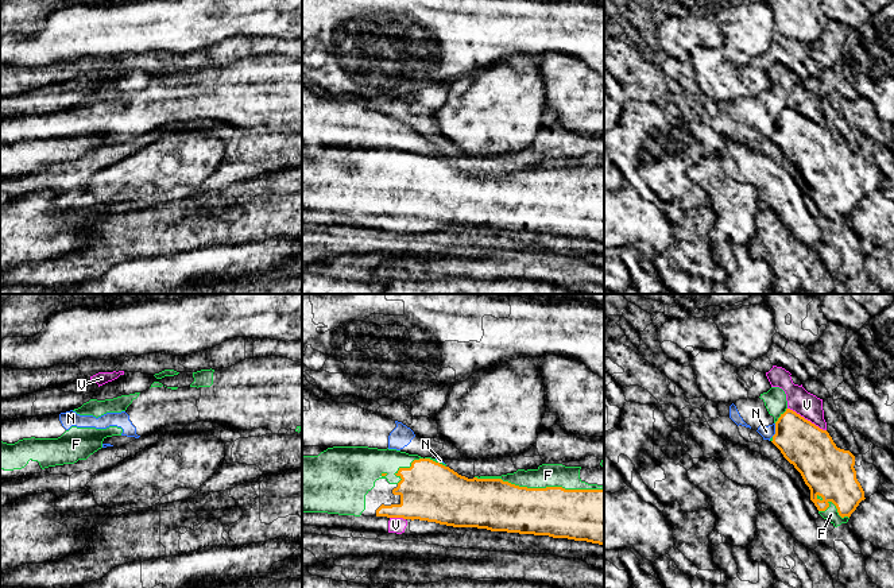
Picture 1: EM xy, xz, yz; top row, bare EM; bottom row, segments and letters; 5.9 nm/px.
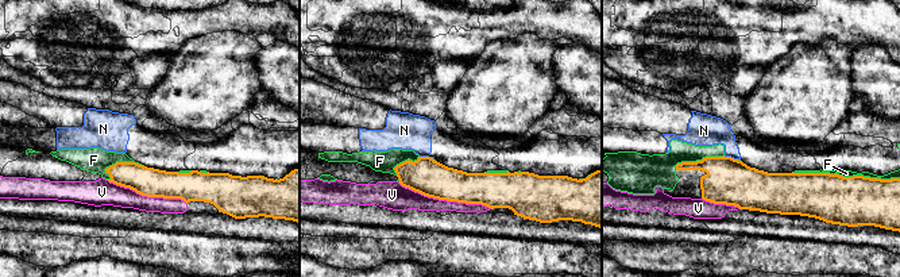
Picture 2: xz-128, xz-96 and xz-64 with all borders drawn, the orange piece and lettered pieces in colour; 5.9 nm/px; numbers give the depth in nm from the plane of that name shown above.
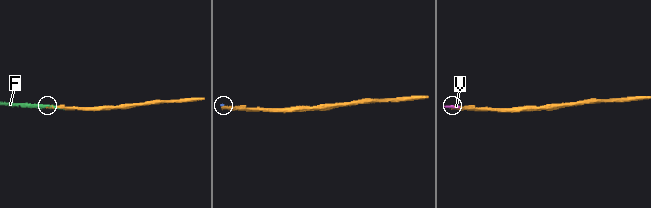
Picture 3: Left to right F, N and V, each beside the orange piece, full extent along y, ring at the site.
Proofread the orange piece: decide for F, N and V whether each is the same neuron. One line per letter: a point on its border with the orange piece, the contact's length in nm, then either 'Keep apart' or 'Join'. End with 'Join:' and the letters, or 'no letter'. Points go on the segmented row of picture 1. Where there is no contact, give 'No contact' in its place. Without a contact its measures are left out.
F: Touches orange at xz (540, 488). Shared border 750 nm. Join
N: Touches orange at yz (776, 430). Shared border 80 nm. Keep apart
V: Touches orange at yz (807, 420). Shared border 280 nm. Keep apart
Join: F

